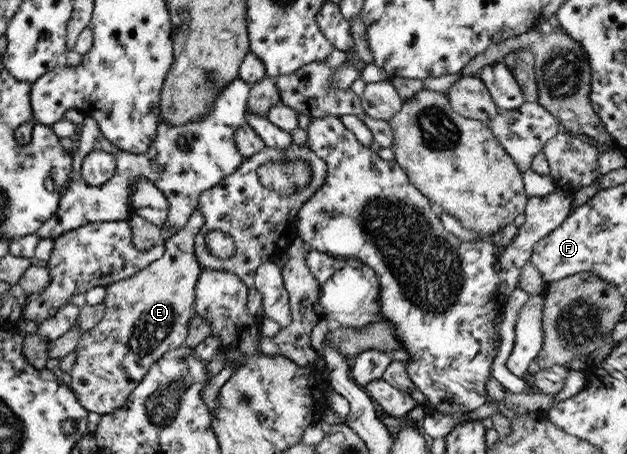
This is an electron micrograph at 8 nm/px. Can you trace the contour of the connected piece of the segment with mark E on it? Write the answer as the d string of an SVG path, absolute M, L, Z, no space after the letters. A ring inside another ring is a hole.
M193 211L177 235L163 241L165 252L160 259L147 264L131 277L105 287L103 317L93 328L80 334L73 351L76 354L75 363L66 375L70 379L69 388L86 412L99 413L100 417L125 406L129 393L143 379L149 366L164 353L184 345L189 321L194 317L194 287L201 270L194 255L194 236L199 232L202 218L199 211Z

